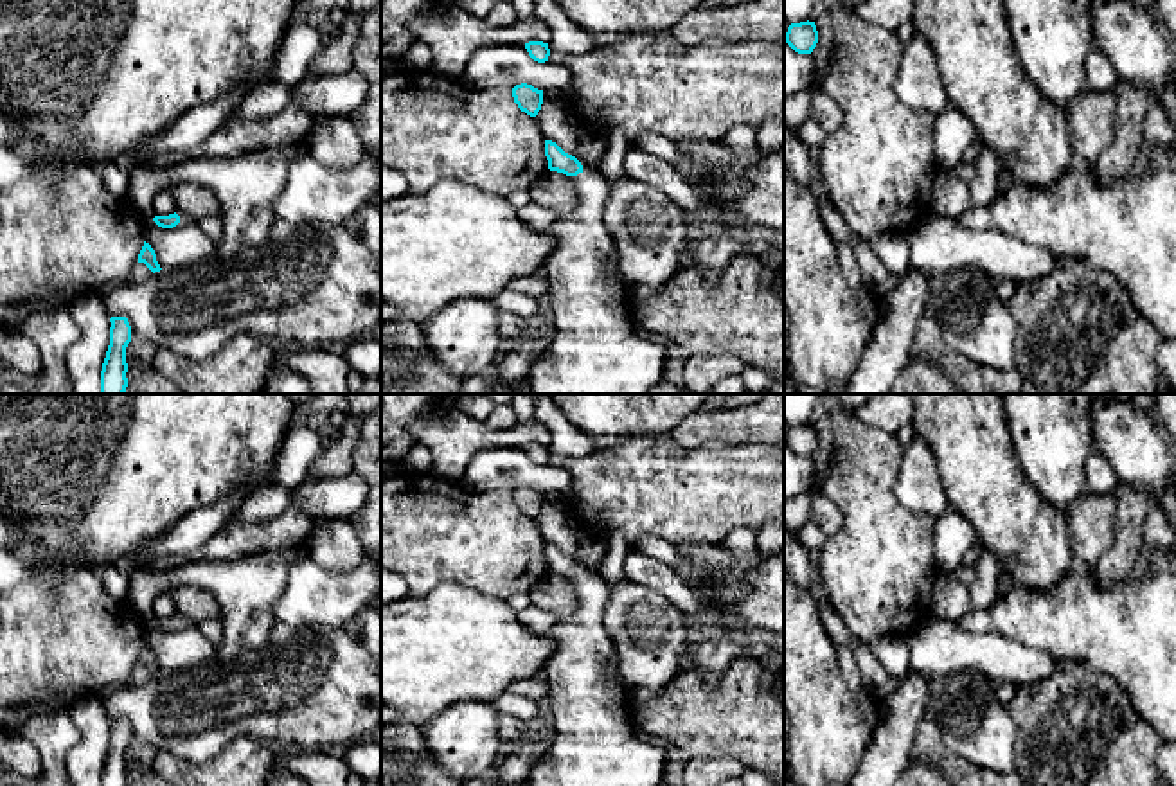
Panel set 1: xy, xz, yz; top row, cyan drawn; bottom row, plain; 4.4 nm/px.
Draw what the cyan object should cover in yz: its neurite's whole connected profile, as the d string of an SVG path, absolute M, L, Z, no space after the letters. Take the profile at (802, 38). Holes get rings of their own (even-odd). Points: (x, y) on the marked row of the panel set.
M815 22L791 23L784 41L798 54L811 54L818 43L818 31Z

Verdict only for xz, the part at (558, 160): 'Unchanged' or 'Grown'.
Grown

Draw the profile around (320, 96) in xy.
M354 68L338 76L309 74L290 88L290 99L313 117L349 117L367 97L367 79Z

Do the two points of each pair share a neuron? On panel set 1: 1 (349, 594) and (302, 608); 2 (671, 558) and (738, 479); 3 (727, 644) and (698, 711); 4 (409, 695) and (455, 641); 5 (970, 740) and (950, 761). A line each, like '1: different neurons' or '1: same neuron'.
1: same neuron
2: different neurons
3: different neurons
4: same neuron
5: different neurons

